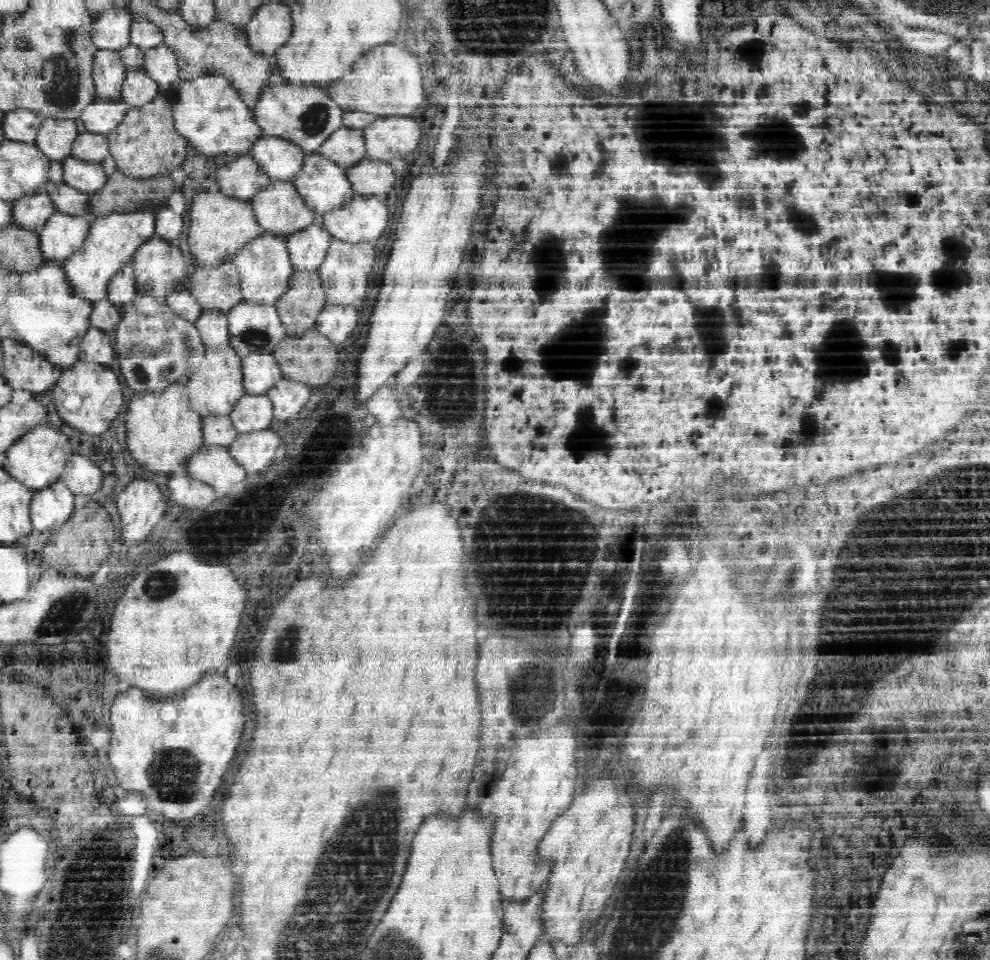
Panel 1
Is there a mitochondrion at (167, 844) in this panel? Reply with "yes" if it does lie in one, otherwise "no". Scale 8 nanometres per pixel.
no

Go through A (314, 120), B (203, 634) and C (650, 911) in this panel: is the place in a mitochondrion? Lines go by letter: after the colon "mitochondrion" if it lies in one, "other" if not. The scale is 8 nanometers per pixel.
A: mitochondrion
B: other
C: mitochondrion

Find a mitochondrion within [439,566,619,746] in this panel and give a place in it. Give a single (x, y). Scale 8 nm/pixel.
(533, 694)

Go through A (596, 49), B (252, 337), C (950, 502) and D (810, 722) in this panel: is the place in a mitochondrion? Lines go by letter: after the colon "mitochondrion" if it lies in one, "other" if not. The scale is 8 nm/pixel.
A: other
B: mitochondrion
C: mitochondrion
D: mitochondrion

